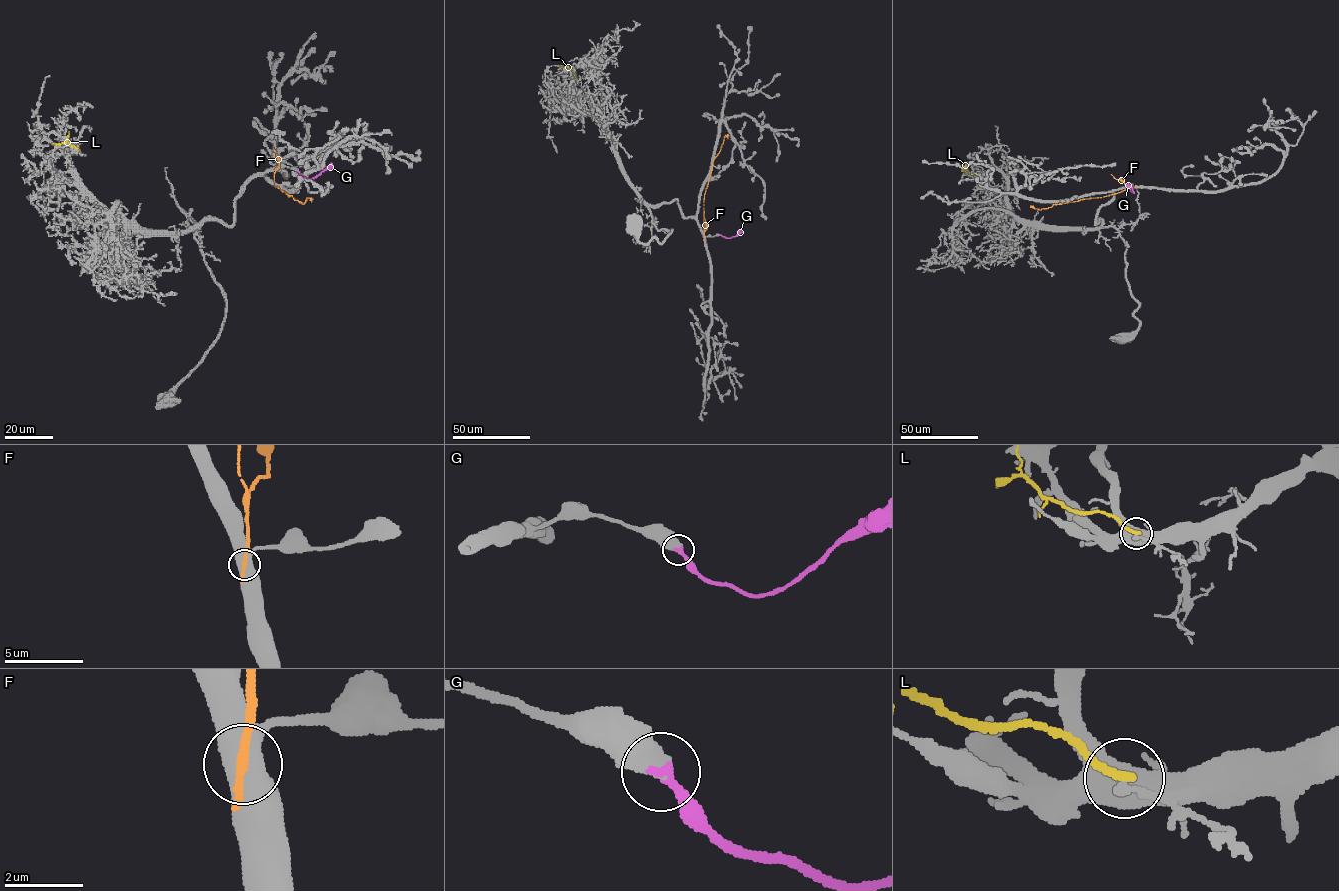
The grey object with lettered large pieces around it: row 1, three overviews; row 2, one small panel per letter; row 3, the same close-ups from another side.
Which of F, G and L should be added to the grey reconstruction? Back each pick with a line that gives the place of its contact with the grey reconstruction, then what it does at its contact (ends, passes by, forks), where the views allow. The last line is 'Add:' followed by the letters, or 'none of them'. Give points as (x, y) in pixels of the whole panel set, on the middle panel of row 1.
G: contact (719, 234); it ends
Add: G

